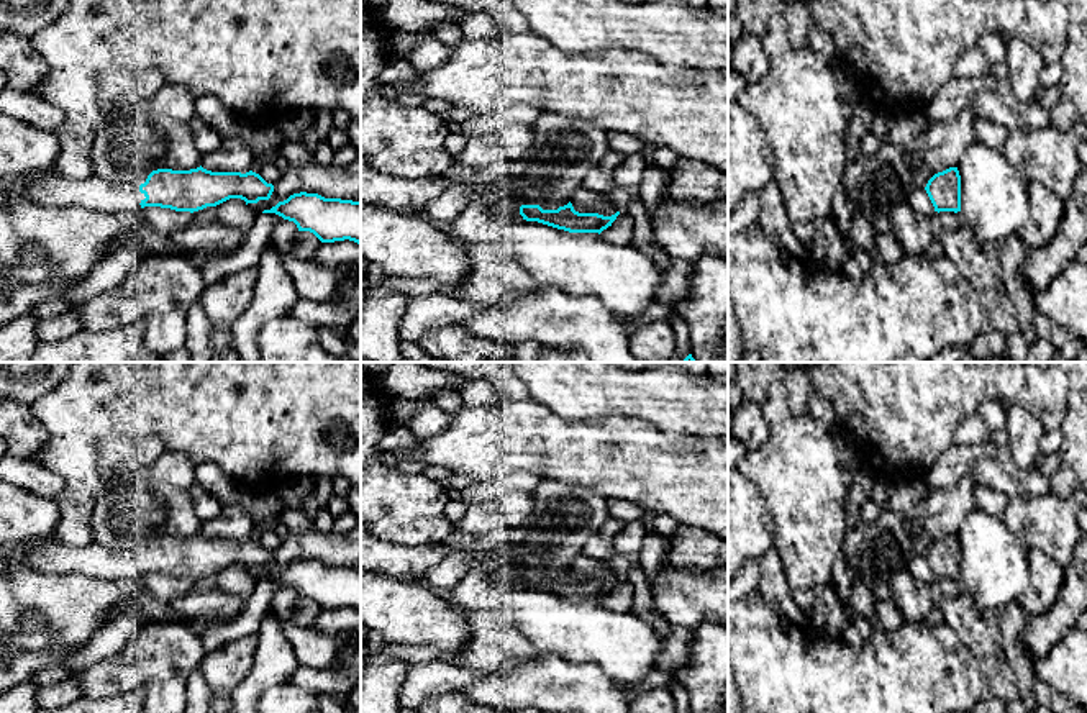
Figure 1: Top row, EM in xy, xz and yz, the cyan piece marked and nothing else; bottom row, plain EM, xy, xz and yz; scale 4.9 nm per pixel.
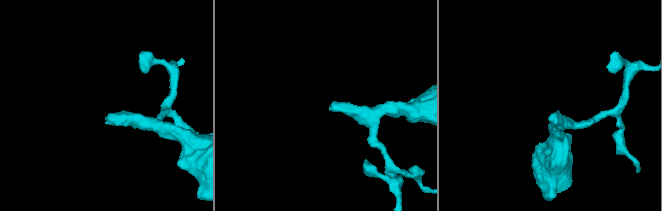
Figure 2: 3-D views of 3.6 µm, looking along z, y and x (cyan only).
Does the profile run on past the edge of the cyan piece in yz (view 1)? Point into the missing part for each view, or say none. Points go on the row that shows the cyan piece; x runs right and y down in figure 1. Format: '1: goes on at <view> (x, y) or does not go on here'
1: does not go on here

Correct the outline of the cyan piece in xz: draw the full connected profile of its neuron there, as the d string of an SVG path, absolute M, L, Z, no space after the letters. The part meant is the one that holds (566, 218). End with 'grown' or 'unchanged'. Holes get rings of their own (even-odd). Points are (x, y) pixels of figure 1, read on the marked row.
M569 202L557 210L543 210L539 205L521 205L520 215L526 221L538 221L569 233L602 233L616 220L620 211L612 216L598 213L579 213Z; unchanged

